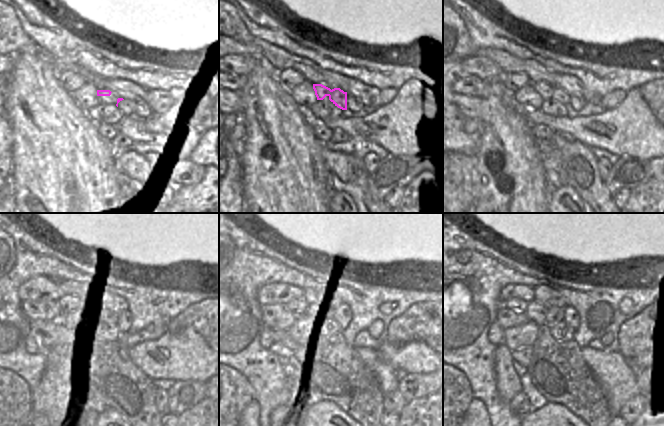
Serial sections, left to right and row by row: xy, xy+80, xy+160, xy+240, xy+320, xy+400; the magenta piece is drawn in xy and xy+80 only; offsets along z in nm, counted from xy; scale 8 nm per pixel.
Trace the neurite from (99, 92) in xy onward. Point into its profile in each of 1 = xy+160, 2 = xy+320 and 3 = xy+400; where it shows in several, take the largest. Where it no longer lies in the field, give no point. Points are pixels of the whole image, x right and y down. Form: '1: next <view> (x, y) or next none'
1: next xy+160 (546, 91)
2: next xy+320 (317, 312)
3: next xy+400 (536, 312)

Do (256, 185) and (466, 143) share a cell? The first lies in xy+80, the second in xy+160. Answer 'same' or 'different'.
different

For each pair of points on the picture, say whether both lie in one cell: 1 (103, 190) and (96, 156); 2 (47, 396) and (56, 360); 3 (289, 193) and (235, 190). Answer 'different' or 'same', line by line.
1: same
2: same
3: different

